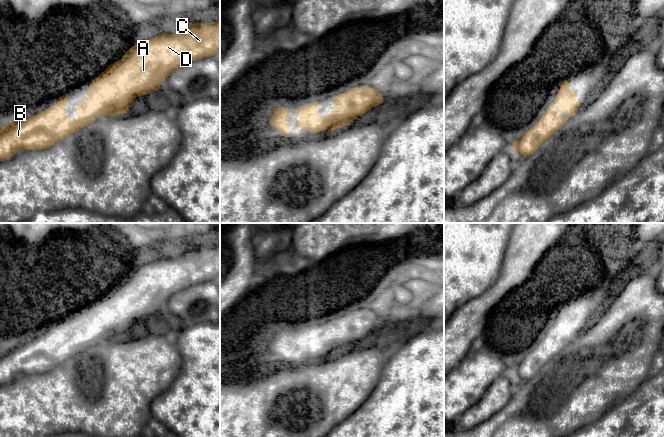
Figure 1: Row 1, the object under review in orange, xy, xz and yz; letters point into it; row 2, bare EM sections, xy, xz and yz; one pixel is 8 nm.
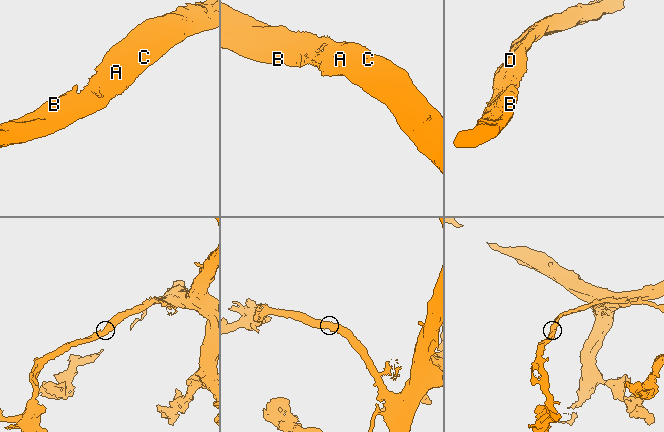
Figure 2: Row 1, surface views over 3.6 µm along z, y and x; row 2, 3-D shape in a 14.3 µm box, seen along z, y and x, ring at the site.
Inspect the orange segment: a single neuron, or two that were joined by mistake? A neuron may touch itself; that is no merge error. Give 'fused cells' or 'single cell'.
single cell

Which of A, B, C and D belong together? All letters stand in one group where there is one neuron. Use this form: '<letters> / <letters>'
A B C D

